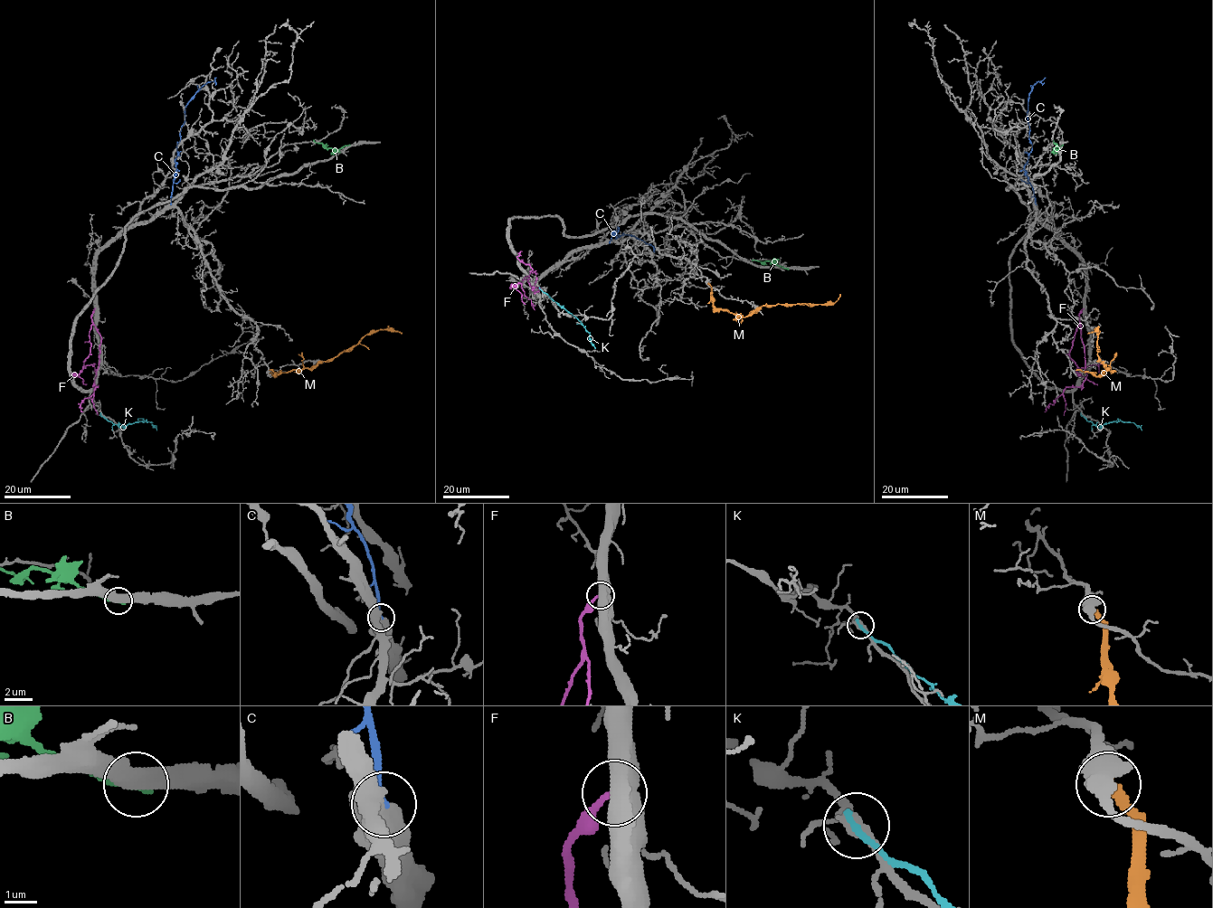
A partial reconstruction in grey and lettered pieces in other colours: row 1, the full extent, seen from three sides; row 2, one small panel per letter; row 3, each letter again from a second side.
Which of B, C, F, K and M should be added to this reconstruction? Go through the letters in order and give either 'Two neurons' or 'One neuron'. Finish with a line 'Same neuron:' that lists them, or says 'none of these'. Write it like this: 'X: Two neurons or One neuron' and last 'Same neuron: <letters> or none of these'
B: Two neurons
C: Two neurons
F: Two neurons
K: Two neurons
M: Two neurons
Same neuron: none of these

